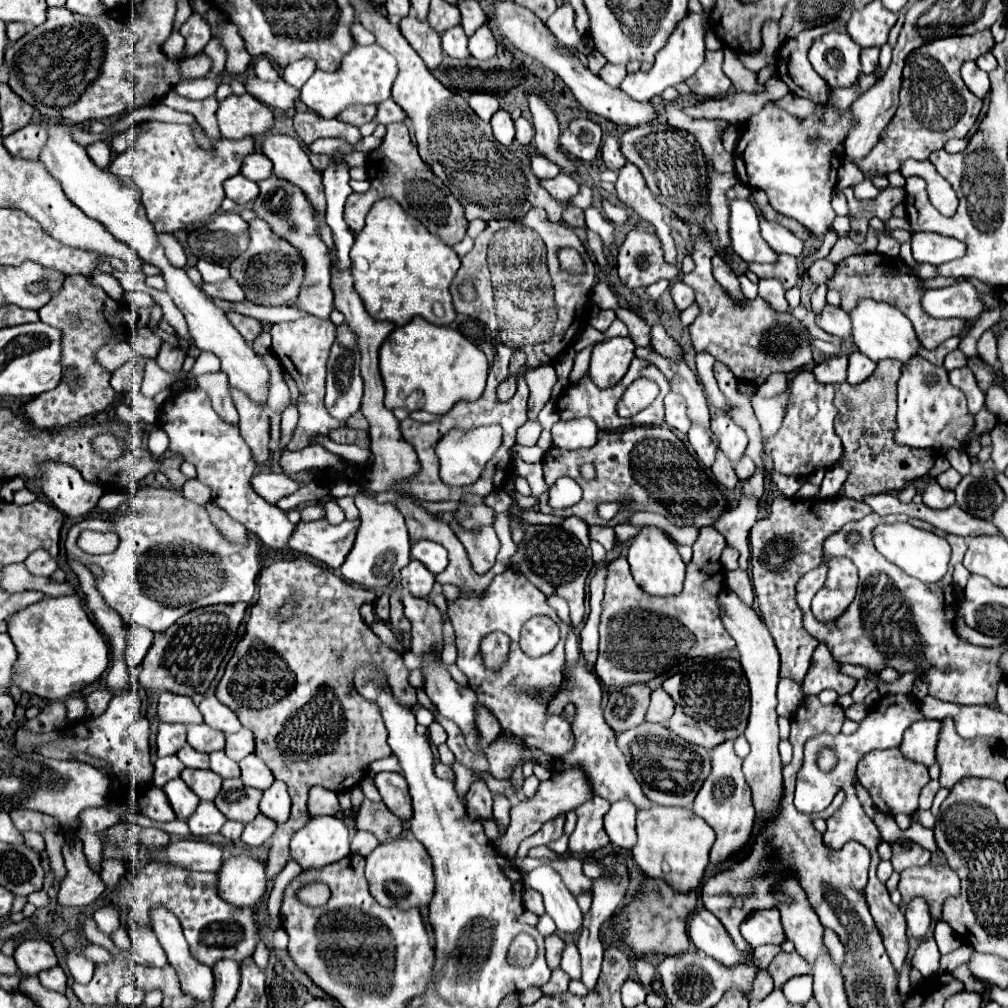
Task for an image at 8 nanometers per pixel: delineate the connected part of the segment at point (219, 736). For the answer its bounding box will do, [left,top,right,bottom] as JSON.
[188,724,224,754]

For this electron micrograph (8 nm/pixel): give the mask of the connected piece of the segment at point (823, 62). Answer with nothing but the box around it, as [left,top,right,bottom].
[808,32,862,88]

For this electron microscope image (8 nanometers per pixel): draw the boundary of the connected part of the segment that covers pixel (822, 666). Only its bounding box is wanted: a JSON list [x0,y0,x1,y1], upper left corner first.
[802,644,856,696]

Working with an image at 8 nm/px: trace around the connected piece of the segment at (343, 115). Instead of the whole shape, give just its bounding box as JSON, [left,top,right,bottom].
[338,104,378,126]

